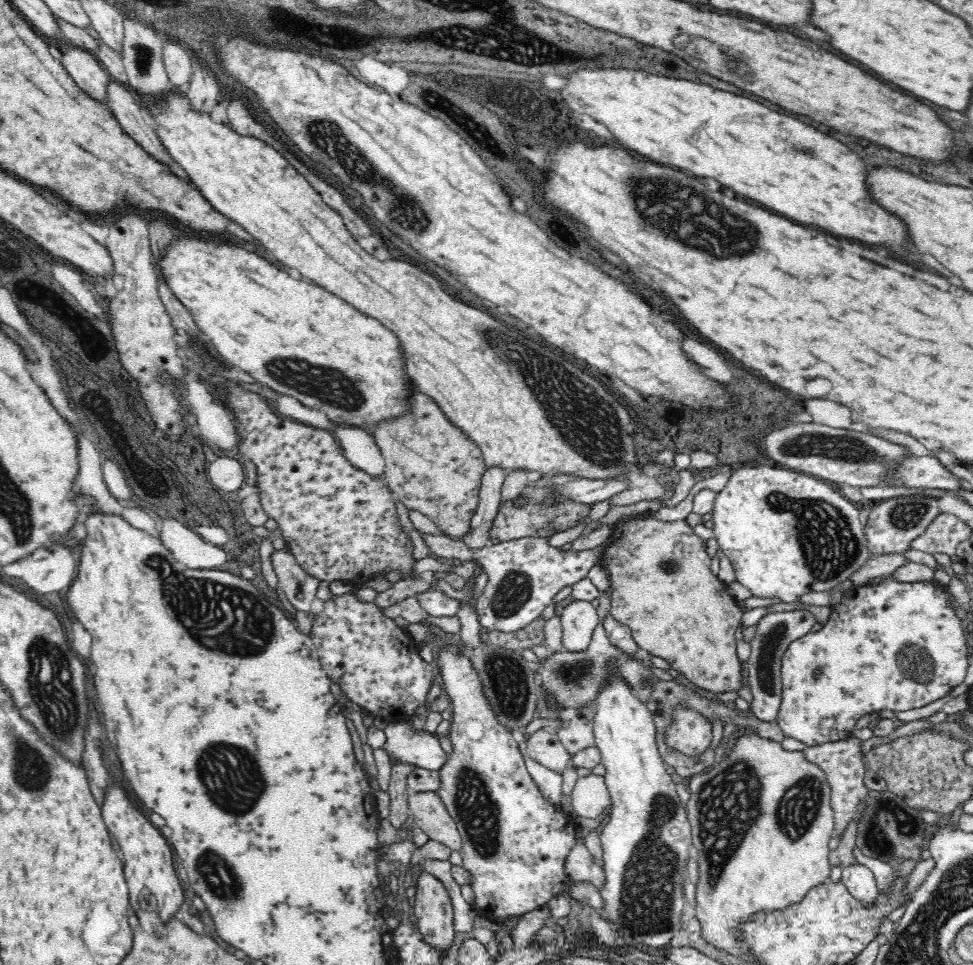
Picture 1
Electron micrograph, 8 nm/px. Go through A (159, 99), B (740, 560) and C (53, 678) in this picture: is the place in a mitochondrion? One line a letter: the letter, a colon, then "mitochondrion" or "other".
A: other
B: other
C: mitochondrion

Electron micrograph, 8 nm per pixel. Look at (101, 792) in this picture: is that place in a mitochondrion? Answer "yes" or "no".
no

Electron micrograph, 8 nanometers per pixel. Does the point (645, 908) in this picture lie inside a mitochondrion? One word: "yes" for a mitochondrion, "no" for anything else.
yes

